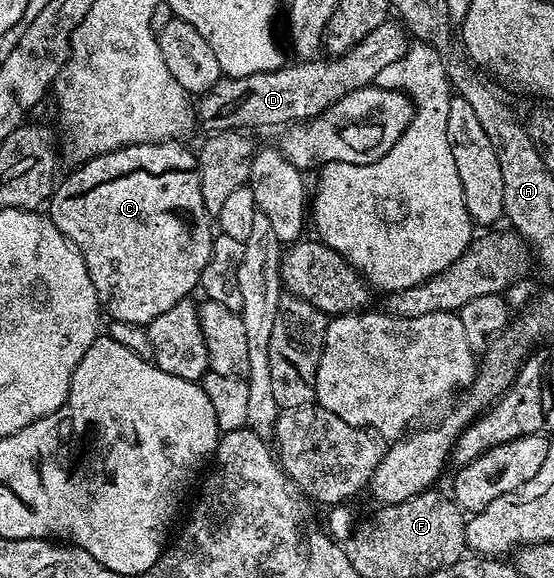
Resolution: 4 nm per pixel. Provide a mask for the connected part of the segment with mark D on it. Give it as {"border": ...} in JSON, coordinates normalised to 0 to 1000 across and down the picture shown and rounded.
{"border":[[[700,33],[686,47],[664,54],[650,74],[643,74],[623,92],[597,97],[597,106],[583,102],[552,102],[545,112],[511,111],[505,119],[477,123],[462,130],[433,130],[431,133],[403,131],[381,154],[363,163],[354,182],[354,202],[372,227],[399,227],[403,223],[430,223],[431,220],[451,220],[444,216],[518,216],[529,218],[532,213],[561,209],[574,202],[592,183],[603,182],[635,157],[653,154],[661,147],[673,147],[682,138],[686,123],[693,116],[711,109],[731,95],[740,80],[740,61],[733,47],[715,33]]]}

